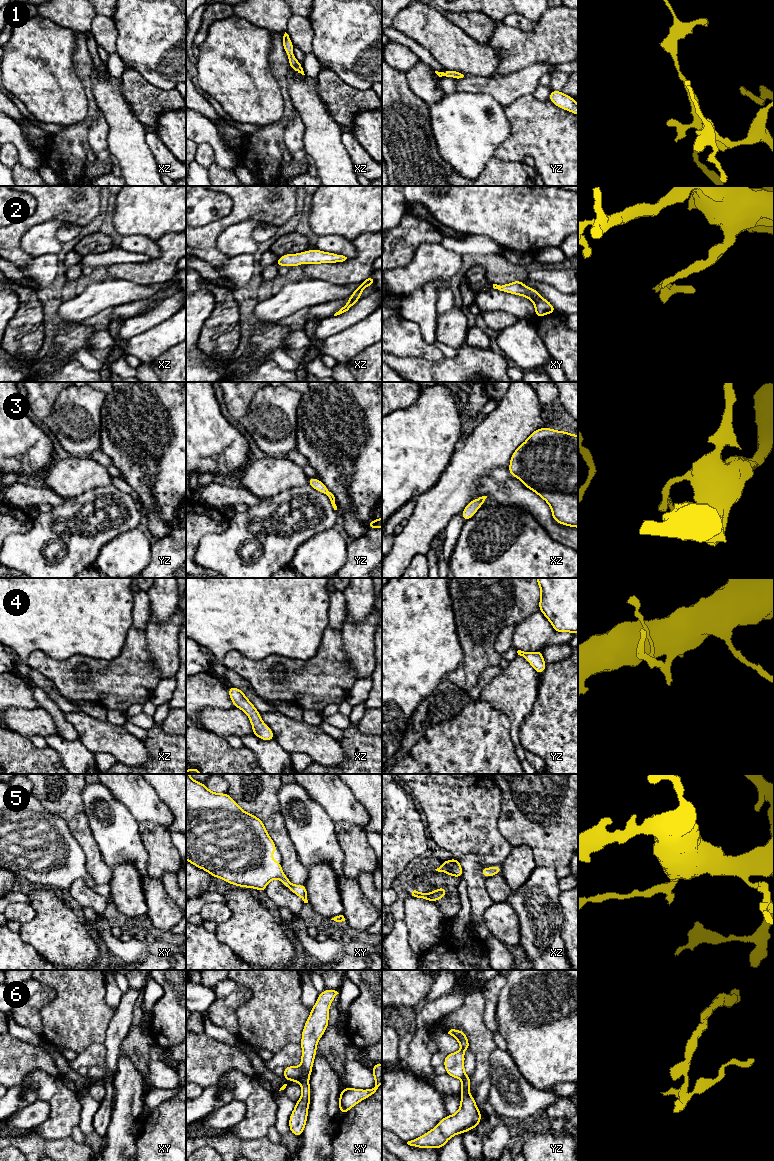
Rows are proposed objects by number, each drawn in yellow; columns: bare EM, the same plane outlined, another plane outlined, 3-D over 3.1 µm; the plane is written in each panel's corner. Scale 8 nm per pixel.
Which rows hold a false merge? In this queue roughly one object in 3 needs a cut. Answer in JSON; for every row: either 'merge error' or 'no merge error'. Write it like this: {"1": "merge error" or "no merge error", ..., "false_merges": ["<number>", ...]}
{"1": "no merge error", "2": "no merge error", "3": "no merge error", "4": "no merge error", "5": "no merge error", "6": "merge error", "false_merges": ["6"]}

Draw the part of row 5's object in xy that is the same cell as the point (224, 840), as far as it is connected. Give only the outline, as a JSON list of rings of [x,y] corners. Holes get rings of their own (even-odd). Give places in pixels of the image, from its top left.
[[[186,774],[186,860],[210,873],[213,878],[264,892],[267,884],[279,879],[285,887],[308,903],[305,885],[293,885],[283,873],[281,864],[271,855],[277,847],[264,823],[242,810],[229,794],[211,792],[204,783]]]

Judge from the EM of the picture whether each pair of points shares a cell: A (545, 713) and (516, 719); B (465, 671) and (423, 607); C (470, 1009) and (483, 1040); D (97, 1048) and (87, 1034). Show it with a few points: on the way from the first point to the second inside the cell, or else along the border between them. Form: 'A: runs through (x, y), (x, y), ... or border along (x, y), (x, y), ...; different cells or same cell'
A: border along (536, 696), (532, 710), (521, 724), (520, 740); different cells
B: border along (460, 640), (463, 659), (446, 675); different cells
C: runs through (470, 1017), (476, 1032); same cell
D: border along (103, 1042), (95, 1042), (78, 1054); different cells

